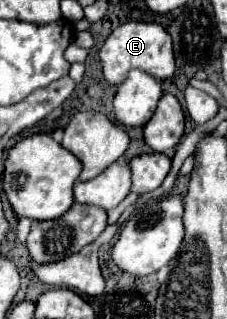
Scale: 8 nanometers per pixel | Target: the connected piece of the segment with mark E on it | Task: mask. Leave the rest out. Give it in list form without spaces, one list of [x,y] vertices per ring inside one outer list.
[[[125,22],[117,26],[109,38],[105,40],[103,48],[99,50],[99,58],[103,64],[103,76],[109,84],[119,86],[125,82],[129,70],[137,68],[147,74],[151,74],[157,80],[165,80],[173,76],[175,72],[175,56],[173,46],[167,30],[159,24],[147,24],[147,22]]]

